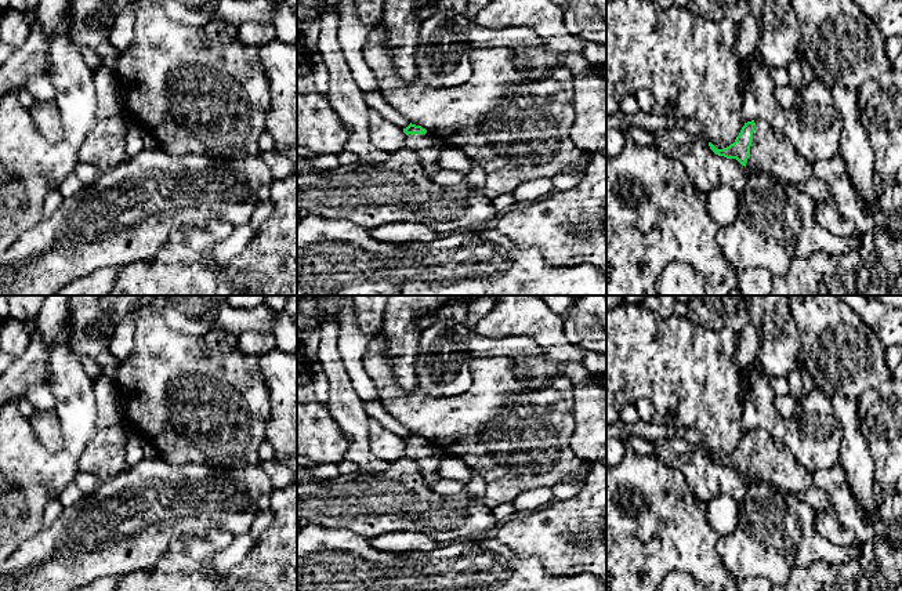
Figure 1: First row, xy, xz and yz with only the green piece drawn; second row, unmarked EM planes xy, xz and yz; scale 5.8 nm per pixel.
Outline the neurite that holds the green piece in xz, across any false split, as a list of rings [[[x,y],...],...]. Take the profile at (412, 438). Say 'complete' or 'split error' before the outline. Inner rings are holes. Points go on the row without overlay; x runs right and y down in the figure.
split error; [[[412,432],[403,438],[403,442],[406,443],[403,457],[419,463],[419,472],[421,474],[425,485],[431,489],[441,479],[438,475],[438,468],[442,460],[439,449],[421,435]]]

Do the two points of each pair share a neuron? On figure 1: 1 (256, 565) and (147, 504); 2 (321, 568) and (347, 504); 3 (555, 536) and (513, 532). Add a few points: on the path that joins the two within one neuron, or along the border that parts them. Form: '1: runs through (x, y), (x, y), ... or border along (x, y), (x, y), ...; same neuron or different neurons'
1: border along (205, 536), (180, 536), (173, 541); different neurons
2: border along (311, 521), (329, 528), (351, 529), (366, 540); different neurons
3: runs through (544, 535), (524, 535); same neuron

